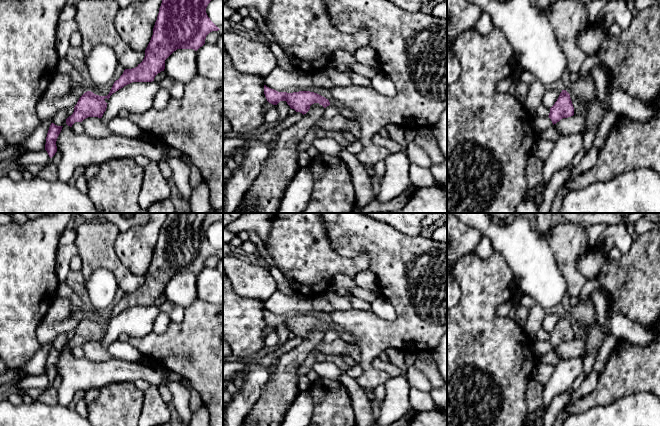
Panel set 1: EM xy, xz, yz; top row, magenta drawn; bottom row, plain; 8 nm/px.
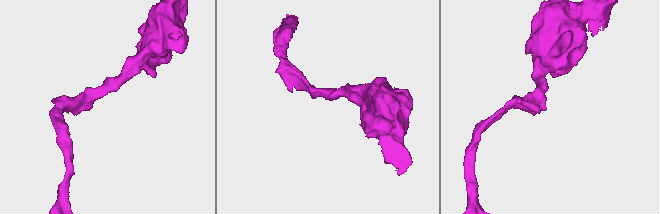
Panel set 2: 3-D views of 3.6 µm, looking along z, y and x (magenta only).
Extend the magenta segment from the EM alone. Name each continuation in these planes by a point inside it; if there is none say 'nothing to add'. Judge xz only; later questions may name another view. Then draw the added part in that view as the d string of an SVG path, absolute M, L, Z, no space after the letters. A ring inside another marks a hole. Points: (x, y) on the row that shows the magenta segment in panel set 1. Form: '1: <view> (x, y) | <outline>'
nothing to add

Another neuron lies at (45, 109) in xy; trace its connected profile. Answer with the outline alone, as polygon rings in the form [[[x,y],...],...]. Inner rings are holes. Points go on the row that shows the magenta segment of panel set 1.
[[[72,91],[63,97],[56,97],[52,100],[42,97],[36,106],[38,118],[44,121],[52,118],[60,109],[75,107],[79,98],[80,97]]]

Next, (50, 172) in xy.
[[[57,151],[55,155],[52,158],[50,158],[50,161],[45,166],[43,166],[38,176],[48,181],[58,180],[59,165],[61,162],[61,158],[62,158],[61,153]]]

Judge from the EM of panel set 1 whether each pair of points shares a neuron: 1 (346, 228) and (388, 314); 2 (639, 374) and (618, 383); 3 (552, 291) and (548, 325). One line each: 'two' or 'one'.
1: two
2: one
3: two

